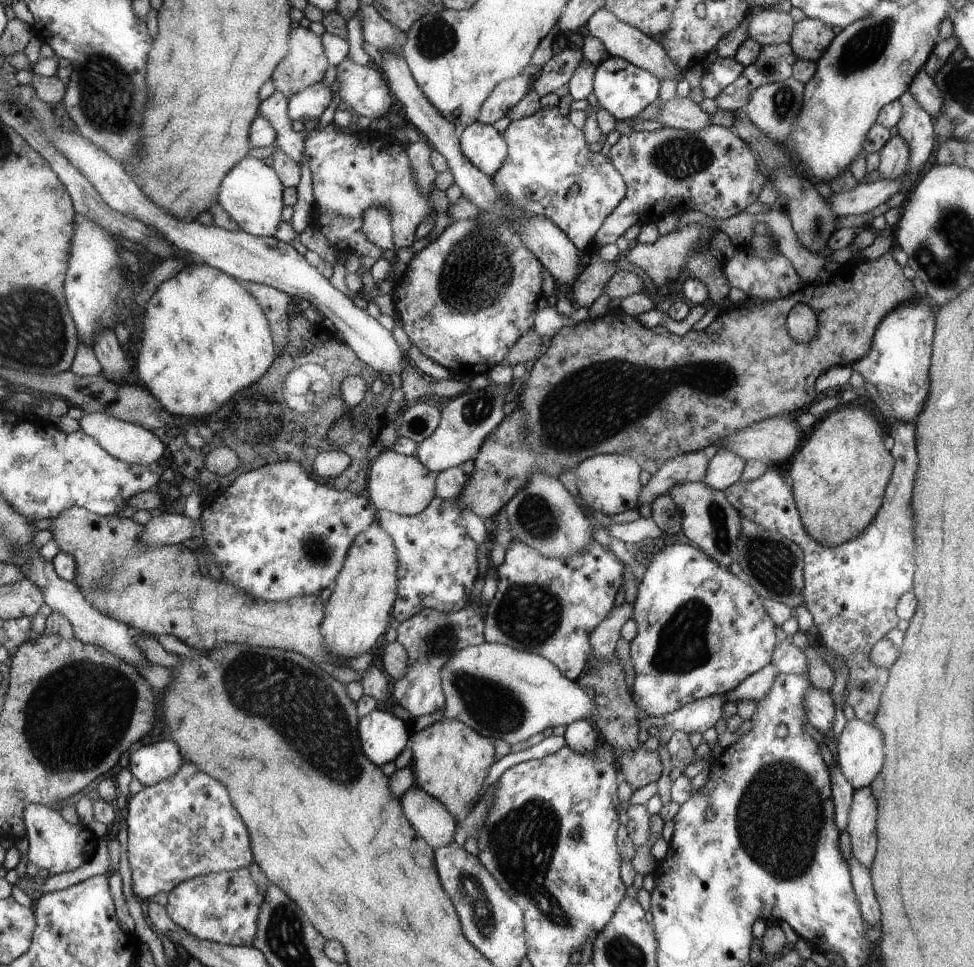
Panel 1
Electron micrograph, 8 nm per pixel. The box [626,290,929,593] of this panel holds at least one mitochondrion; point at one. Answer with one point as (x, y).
(718, 514)

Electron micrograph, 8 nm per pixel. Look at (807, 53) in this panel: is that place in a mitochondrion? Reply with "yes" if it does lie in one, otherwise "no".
no

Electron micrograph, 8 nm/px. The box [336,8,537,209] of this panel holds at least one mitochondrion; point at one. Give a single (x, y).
(434, 38)

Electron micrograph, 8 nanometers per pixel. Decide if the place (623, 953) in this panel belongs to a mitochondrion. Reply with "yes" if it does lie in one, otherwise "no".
yes

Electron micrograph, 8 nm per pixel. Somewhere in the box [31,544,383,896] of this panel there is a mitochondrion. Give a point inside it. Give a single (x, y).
(249, 680)

